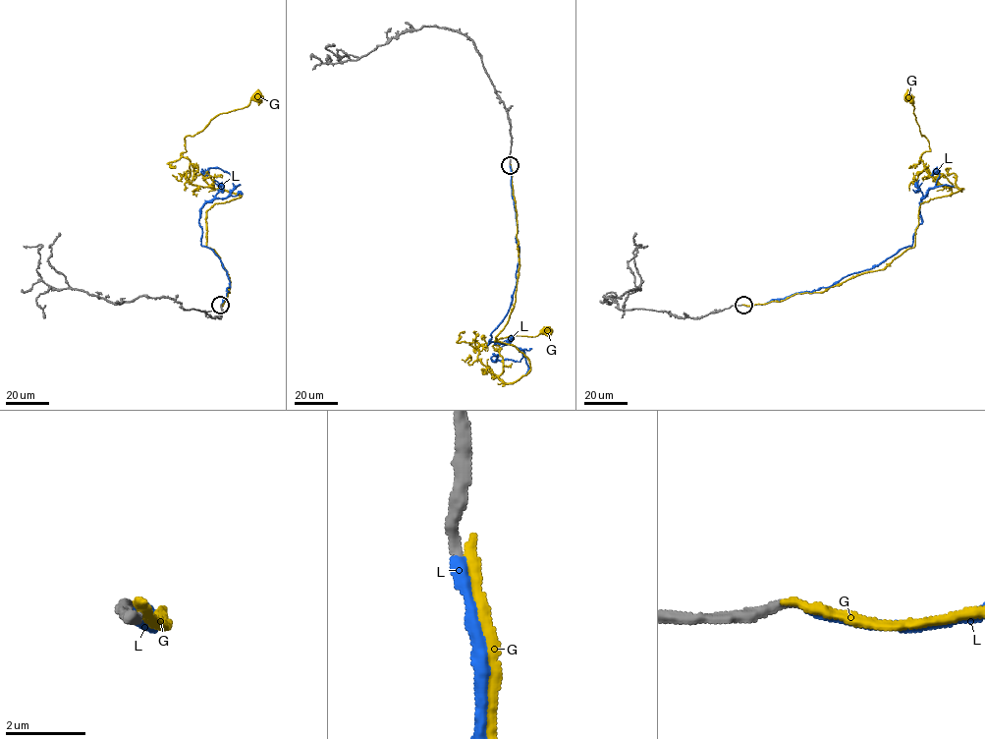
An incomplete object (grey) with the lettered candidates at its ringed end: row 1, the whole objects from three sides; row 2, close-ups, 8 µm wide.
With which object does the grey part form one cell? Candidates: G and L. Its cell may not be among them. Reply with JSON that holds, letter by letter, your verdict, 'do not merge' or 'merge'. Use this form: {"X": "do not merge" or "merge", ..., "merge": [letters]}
{"G": "do not merge", "L": "merge", "merge": ["L"]}

